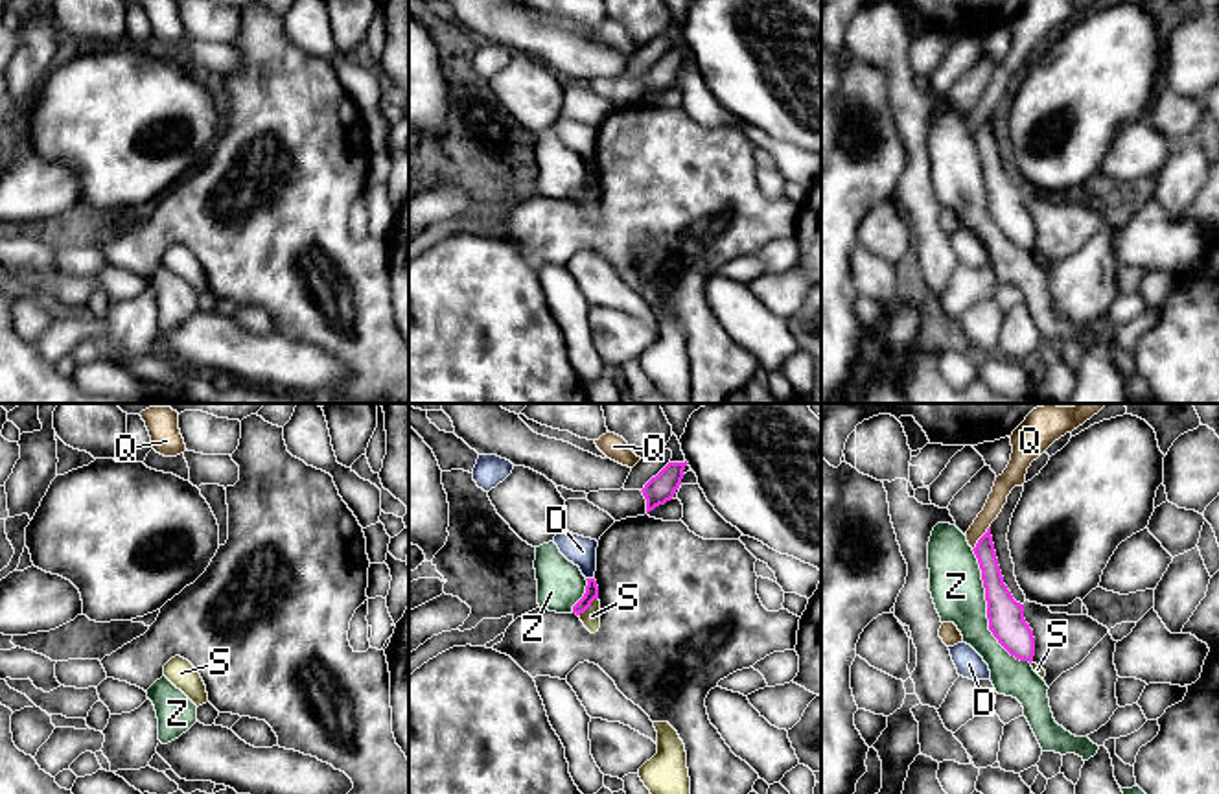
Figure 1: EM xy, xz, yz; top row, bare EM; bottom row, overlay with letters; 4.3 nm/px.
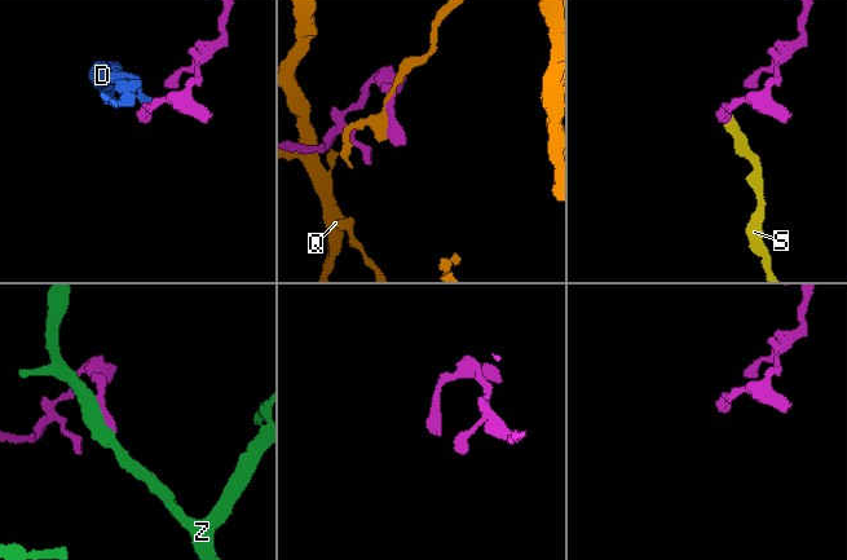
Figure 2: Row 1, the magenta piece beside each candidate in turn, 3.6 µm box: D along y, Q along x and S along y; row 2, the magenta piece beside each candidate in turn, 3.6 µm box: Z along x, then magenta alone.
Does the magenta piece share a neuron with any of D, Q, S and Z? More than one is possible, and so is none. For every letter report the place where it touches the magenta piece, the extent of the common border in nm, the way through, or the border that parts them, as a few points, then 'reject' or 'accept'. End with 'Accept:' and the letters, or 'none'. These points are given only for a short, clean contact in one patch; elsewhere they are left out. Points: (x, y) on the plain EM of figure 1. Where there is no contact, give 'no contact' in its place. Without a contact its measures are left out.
D: contact xz (590, 166); length 40 nm; border xz (586, 164), (593, 166); reject
Q: contact yz (980, 126); length 130 nm; reject
S: contact xz (588, 194); length 120 nm; border xz (597, 185), (579, 203); reject
Z: contact yz (987, 199); length 550 nm; reject
Accept: none

